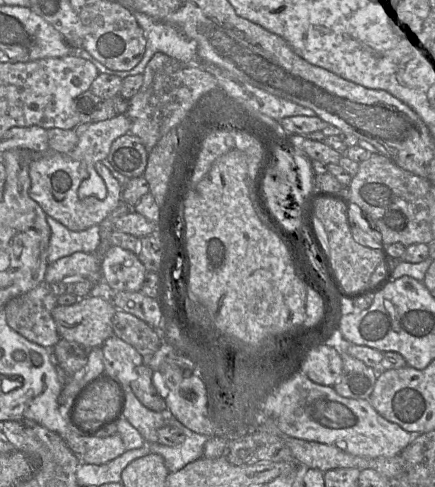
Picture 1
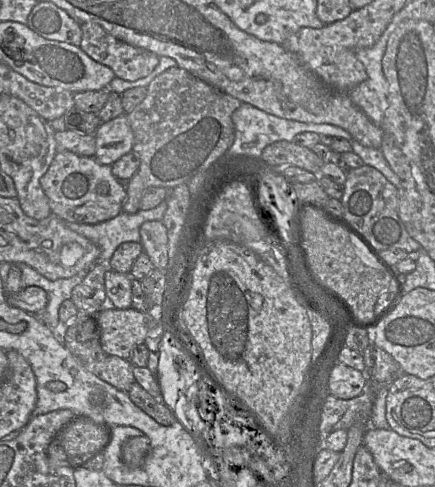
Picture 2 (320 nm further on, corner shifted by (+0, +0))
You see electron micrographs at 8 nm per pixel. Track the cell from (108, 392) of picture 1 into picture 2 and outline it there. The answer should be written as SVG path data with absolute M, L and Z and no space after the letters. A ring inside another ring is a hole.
M75 417L56 437L72 468L83 466L100 452L107 440L106 433L93 422Z

